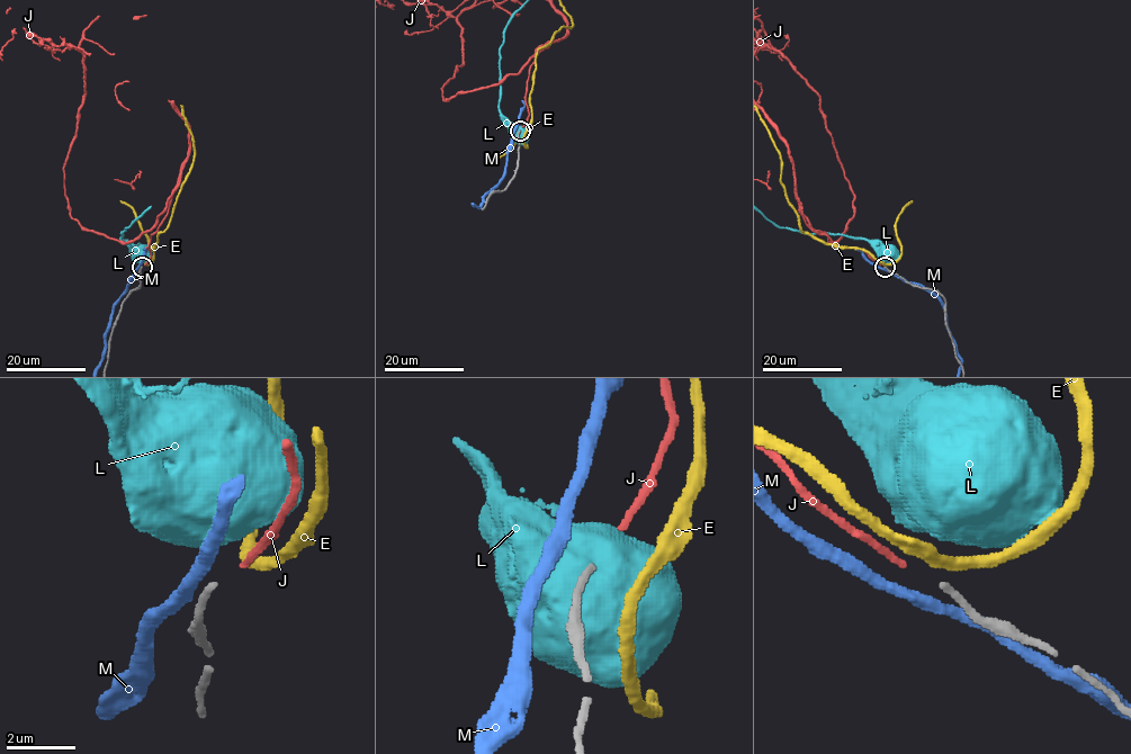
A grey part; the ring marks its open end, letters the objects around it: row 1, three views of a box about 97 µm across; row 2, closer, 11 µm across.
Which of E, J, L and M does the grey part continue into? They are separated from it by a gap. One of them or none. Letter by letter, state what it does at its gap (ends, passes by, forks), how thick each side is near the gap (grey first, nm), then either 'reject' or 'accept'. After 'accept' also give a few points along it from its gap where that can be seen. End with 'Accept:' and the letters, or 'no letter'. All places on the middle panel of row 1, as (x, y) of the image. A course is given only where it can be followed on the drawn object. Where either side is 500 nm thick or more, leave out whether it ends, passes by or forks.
E: it passes by | 200/340 nm | reject
J: it ends | 200/200 nm | accept
L: 200/950 nm | reject
M: it passes by | 200/380 nm | reject
Accept: J

